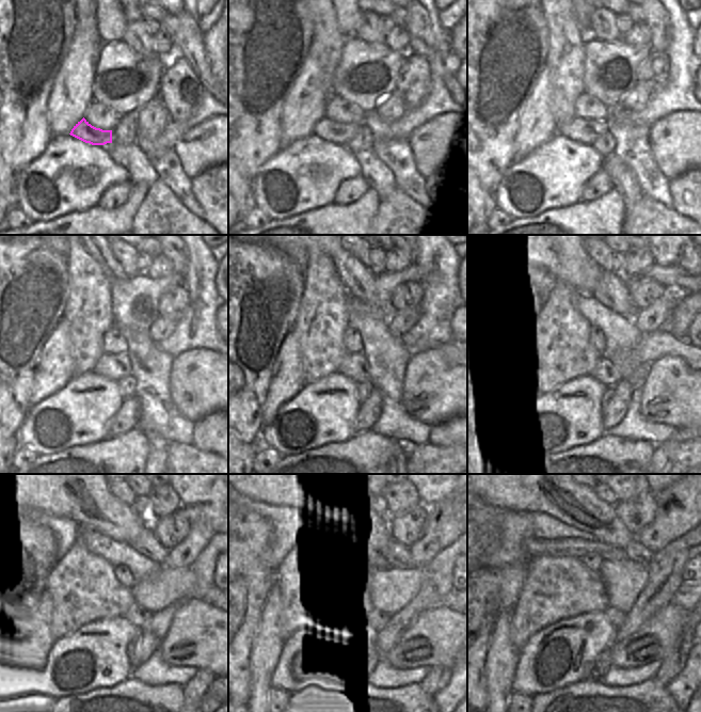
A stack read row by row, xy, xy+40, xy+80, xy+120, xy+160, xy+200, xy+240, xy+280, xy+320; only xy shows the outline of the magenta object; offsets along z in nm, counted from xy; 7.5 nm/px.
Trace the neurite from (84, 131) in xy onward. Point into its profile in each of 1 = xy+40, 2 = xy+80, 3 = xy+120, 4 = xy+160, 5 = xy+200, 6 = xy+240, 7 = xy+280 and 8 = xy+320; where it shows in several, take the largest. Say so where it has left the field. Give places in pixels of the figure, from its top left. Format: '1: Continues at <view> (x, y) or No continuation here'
1: Continues at xy+40 (339, 133)
2: Continues at xy+80 (578, 129)
3: Continues at xy+120 (115, 367)
4: Continues at xy+160 (355, 367)
5: Continues at xy+200 (604, 372)
6: Continues at xy+240 (139, 617)
7: Continues at xy+280 (379, 618)
8: Continues at xy+320 (617, 617)

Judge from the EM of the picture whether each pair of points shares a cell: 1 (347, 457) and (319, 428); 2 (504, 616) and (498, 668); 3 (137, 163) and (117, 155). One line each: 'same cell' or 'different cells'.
1: different cells
2: same cell
3: same cell

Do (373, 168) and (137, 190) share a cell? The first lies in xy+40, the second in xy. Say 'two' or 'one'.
two

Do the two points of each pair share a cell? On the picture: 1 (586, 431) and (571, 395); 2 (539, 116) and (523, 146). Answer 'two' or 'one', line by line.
1: one
2: one

